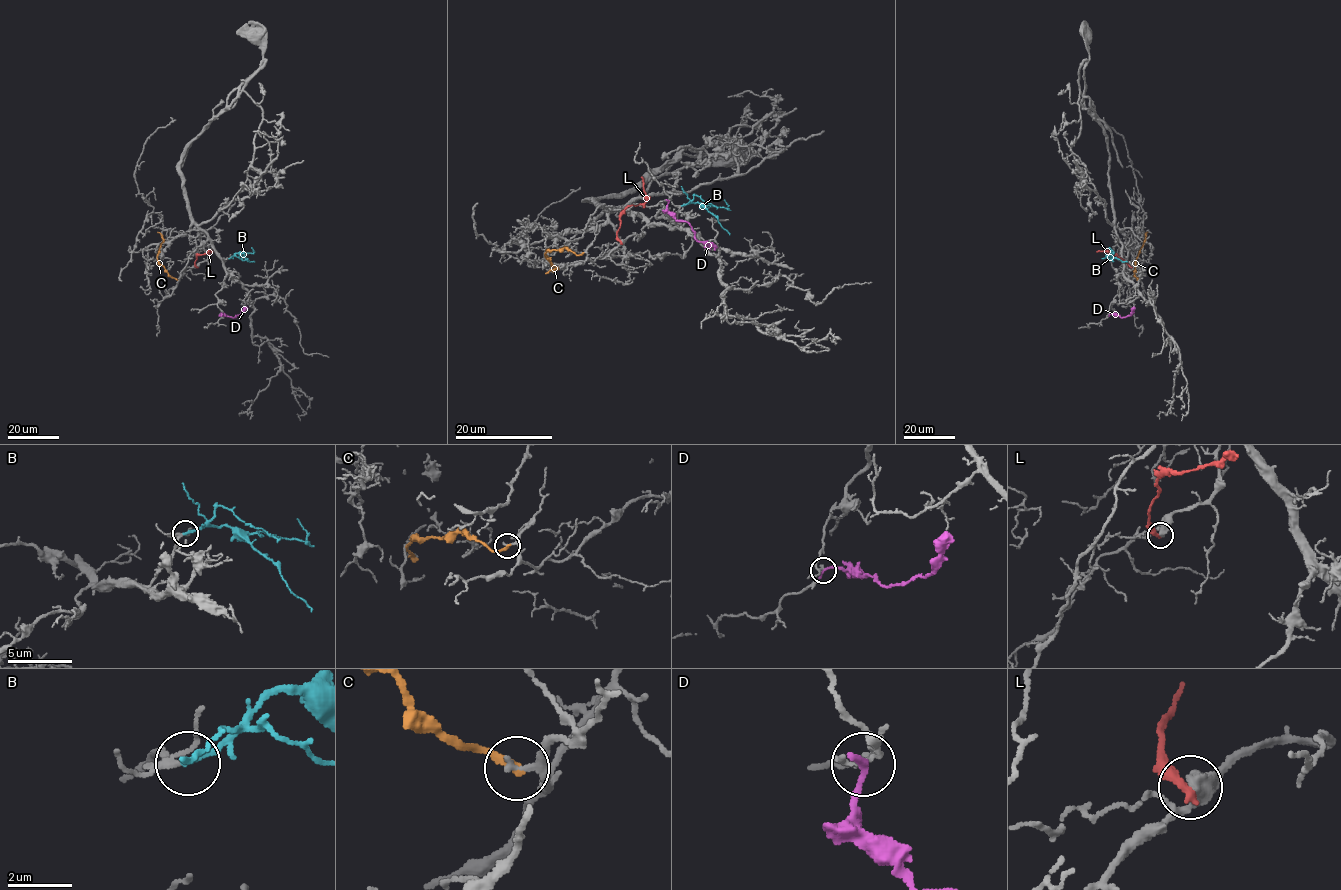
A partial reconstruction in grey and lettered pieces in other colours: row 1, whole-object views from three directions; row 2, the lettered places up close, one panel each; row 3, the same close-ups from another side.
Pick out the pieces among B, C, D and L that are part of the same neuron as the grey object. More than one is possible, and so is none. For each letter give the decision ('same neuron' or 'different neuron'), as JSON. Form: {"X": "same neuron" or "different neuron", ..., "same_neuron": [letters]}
{"B": "same neuron", "C": "different neuron", "D": "different neuron", "L": "different neuron", "same_neuron": ["B"]}

